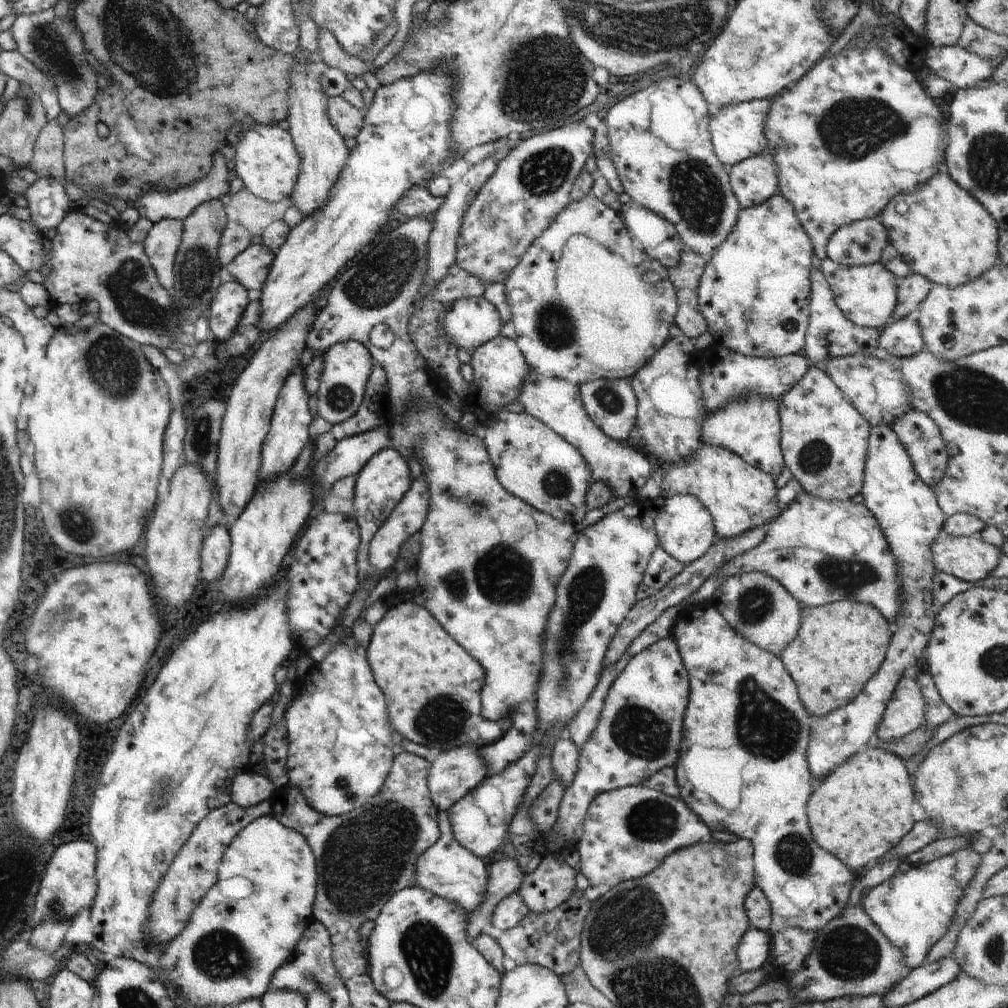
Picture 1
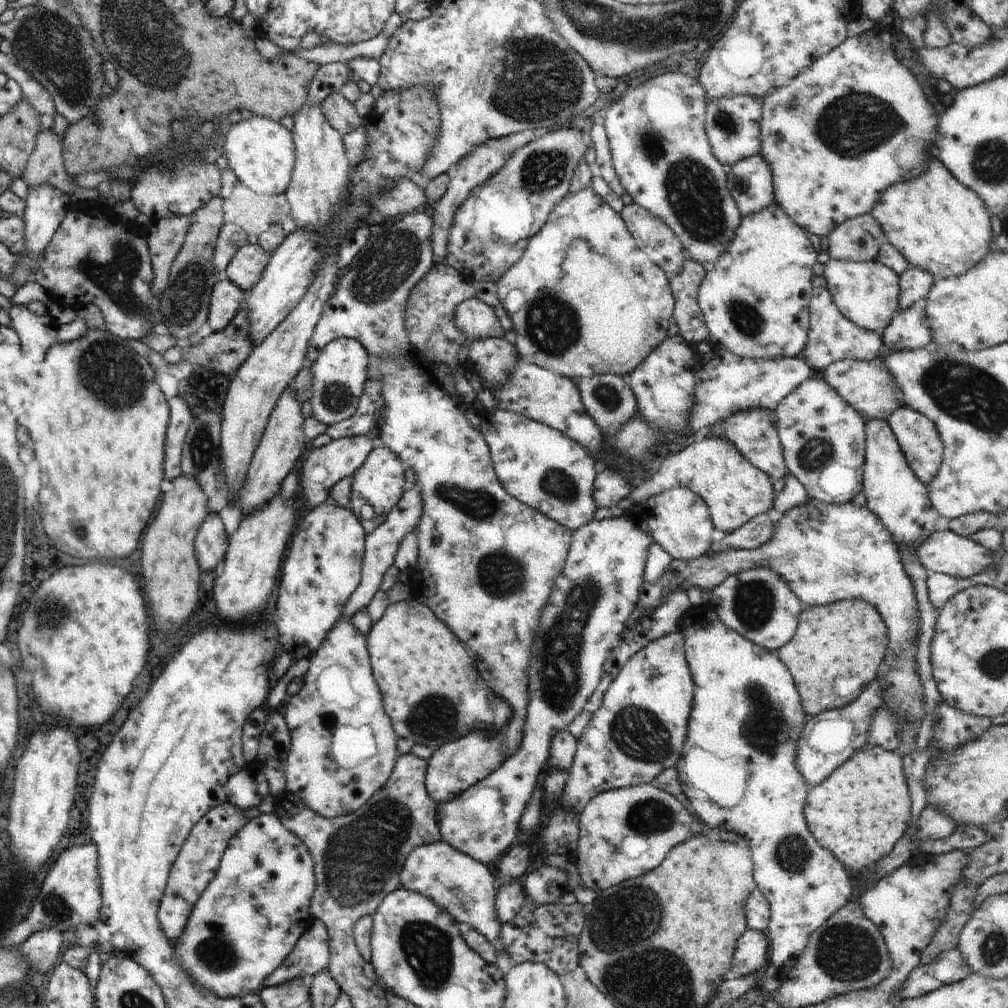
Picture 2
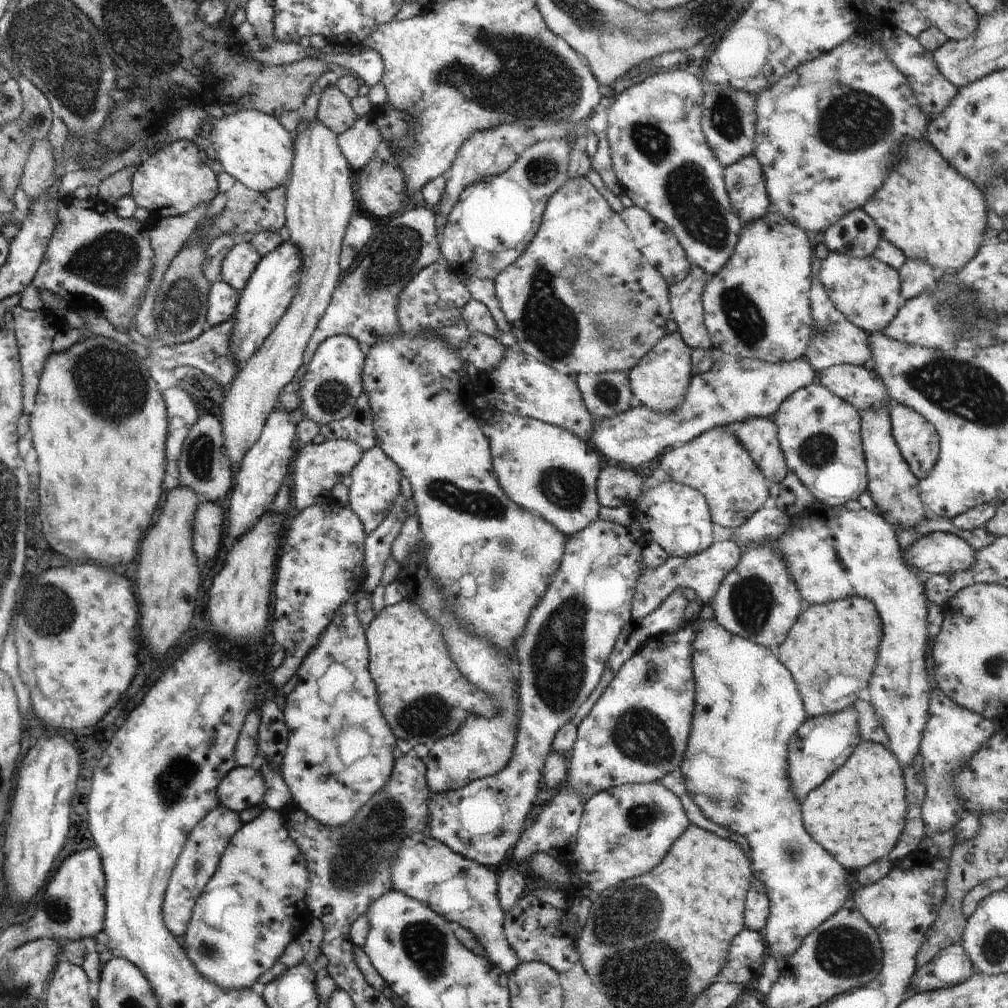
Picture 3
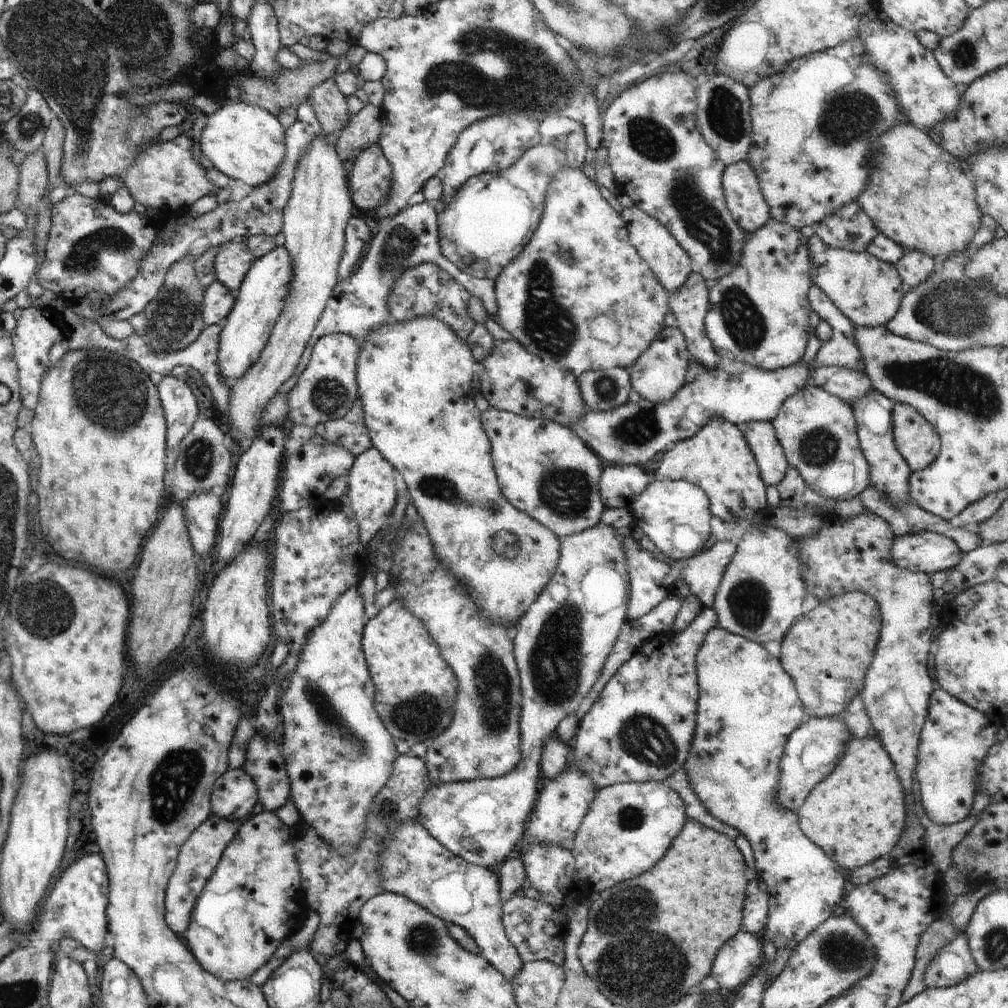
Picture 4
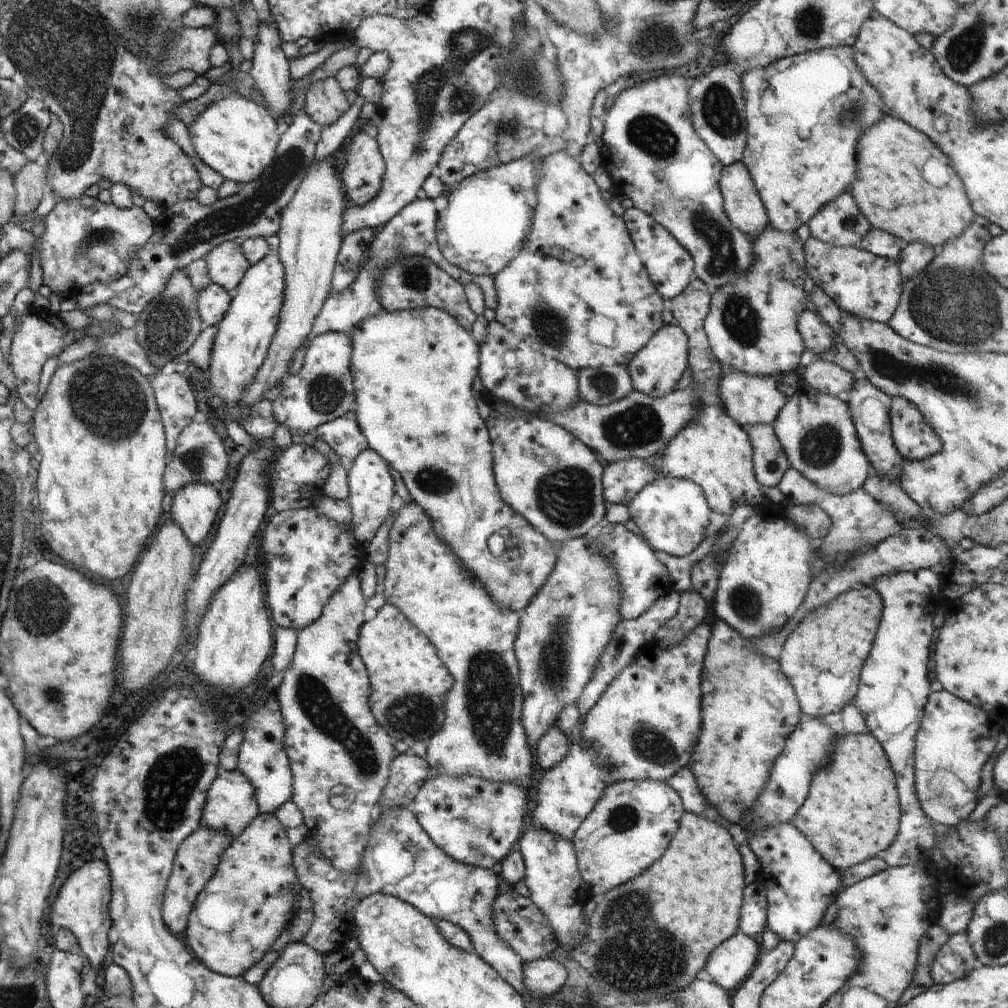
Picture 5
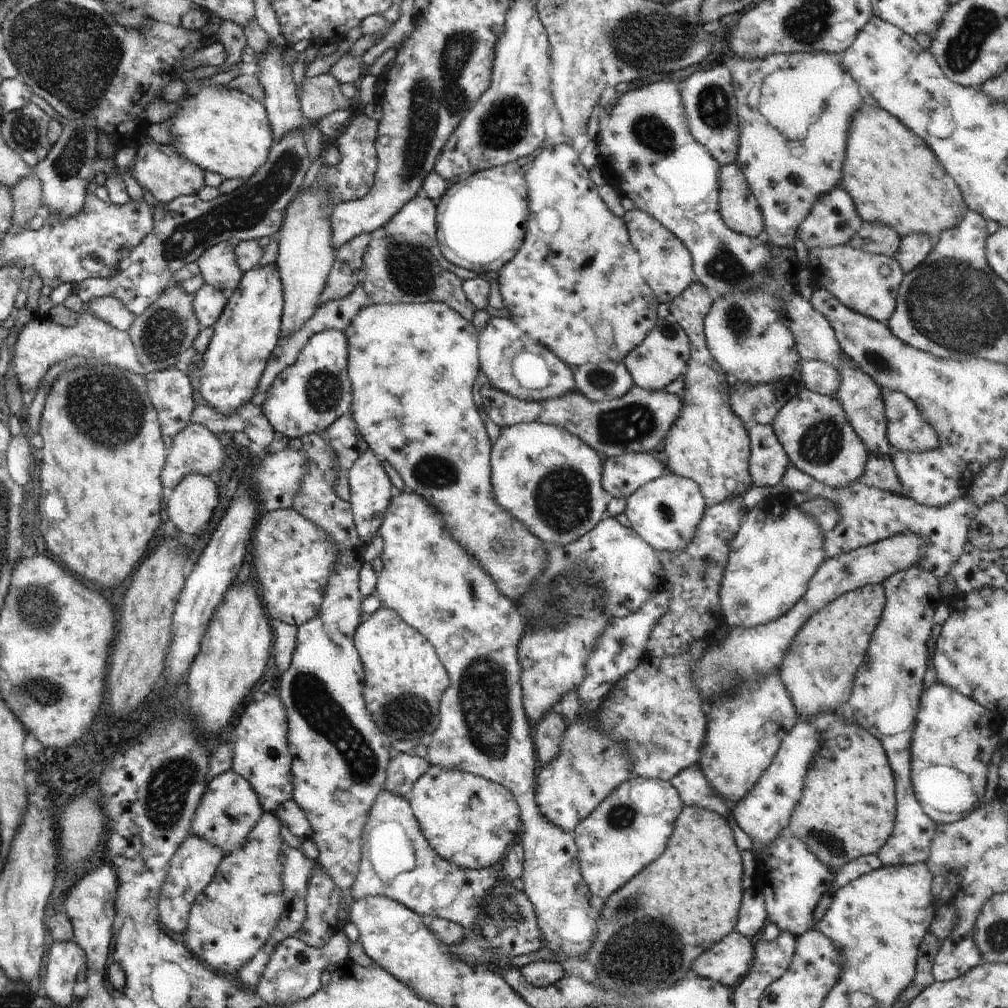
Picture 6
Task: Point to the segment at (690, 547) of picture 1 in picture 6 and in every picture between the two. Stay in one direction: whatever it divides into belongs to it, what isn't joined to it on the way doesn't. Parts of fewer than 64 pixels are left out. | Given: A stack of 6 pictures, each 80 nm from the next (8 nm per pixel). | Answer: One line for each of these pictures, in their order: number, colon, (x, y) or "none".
2: (679, 521)
3: (676, 517)
4: (675, 515)
5: (672, 513)
6: (665, 512)

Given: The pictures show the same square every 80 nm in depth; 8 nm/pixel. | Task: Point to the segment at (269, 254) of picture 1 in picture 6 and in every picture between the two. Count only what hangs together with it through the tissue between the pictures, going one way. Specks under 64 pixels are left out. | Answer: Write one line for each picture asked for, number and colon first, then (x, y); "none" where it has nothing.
2: (246, 266)
3: (242, 260)
4: (234, 260)
5: (226, 264)
6: (218, 265)

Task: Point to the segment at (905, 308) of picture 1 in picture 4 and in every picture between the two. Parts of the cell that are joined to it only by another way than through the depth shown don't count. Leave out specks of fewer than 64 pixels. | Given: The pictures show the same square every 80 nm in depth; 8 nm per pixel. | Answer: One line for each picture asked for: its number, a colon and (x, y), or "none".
2: (914, 283)
3: (917, 277)
4: (914, 267)

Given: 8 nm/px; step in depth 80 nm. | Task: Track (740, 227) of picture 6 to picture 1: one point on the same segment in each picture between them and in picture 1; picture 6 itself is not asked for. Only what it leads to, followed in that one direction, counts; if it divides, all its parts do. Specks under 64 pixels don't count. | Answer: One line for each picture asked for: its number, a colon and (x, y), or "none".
1: (754, 180)
2: (750, 180)
3: (744, 180)
4: (743, 195)
5: (742, 203)

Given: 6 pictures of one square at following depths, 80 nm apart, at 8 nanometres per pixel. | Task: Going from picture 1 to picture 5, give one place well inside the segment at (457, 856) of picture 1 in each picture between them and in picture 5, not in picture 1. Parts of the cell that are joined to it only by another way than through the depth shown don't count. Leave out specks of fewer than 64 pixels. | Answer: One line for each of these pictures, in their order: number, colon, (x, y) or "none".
2: (466, 888)
3: (461, 890)
4: (413, 863)
5: (400, 859)

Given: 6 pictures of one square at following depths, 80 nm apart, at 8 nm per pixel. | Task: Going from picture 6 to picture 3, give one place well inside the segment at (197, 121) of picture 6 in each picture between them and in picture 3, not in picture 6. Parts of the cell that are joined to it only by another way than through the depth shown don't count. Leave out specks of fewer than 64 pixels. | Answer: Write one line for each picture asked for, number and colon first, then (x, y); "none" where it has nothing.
3: (253, 147)
4: (246, 143)
5: (235, 136)

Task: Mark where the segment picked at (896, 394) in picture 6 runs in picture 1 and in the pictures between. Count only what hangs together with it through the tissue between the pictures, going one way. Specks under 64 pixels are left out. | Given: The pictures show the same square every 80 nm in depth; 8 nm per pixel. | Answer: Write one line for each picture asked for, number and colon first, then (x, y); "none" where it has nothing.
1: (919, 434)
2: (919, 440)
3: (917, 439)
4: (916, 439)
5: (914, 438)

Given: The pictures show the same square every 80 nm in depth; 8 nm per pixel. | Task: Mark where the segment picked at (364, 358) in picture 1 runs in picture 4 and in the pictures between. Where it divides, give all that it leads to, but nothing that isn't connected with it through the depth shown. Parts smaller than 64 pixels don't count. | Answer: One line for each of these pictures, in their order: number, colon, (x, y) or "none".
2: (338, 375)
3: (329, 390)
4: (327, 388)

